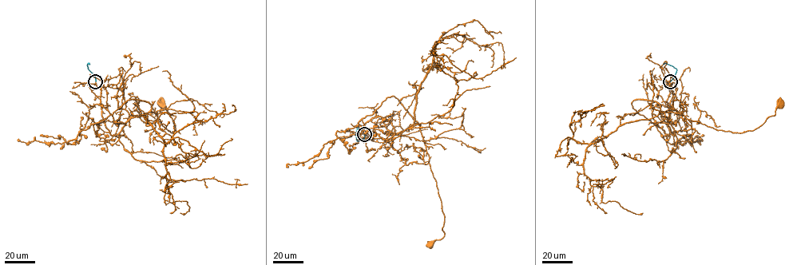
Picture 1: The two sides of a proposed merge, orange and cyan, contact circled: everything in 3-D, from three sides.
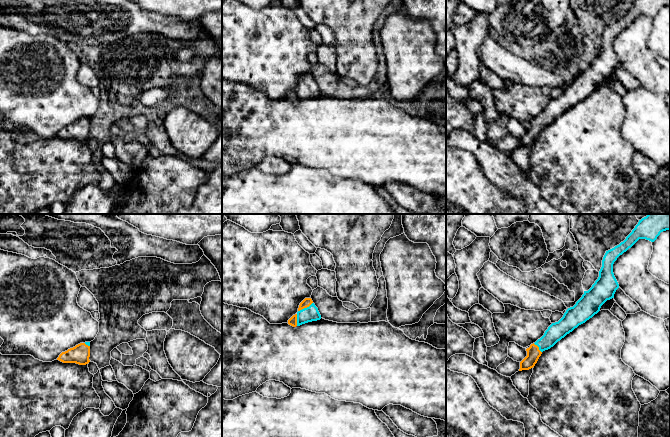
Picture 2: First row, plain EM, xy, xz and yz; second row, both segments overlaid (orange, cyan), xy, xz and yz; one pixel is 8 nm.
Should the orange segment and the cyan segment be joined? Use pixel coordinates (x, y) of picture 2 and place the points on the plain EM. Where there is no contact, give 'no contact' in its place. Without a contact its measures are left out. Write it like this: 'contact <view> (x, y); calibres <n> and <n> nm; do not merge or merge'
contact xz (305, 83); calibres 70 and 120 nm; merge

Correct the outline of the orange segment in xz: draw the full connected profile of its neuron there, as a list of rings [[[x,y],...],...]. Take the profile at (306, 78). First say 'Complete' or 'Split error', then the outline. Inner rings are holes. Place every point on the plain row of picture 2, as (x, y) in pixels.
Split error. [[[305,74],[300,79],[298,88],[288,96],[288,100],[293,103],[296,103],[320,95],[321,91],[318,87],[318,84],[313,79],[312,75]]]

